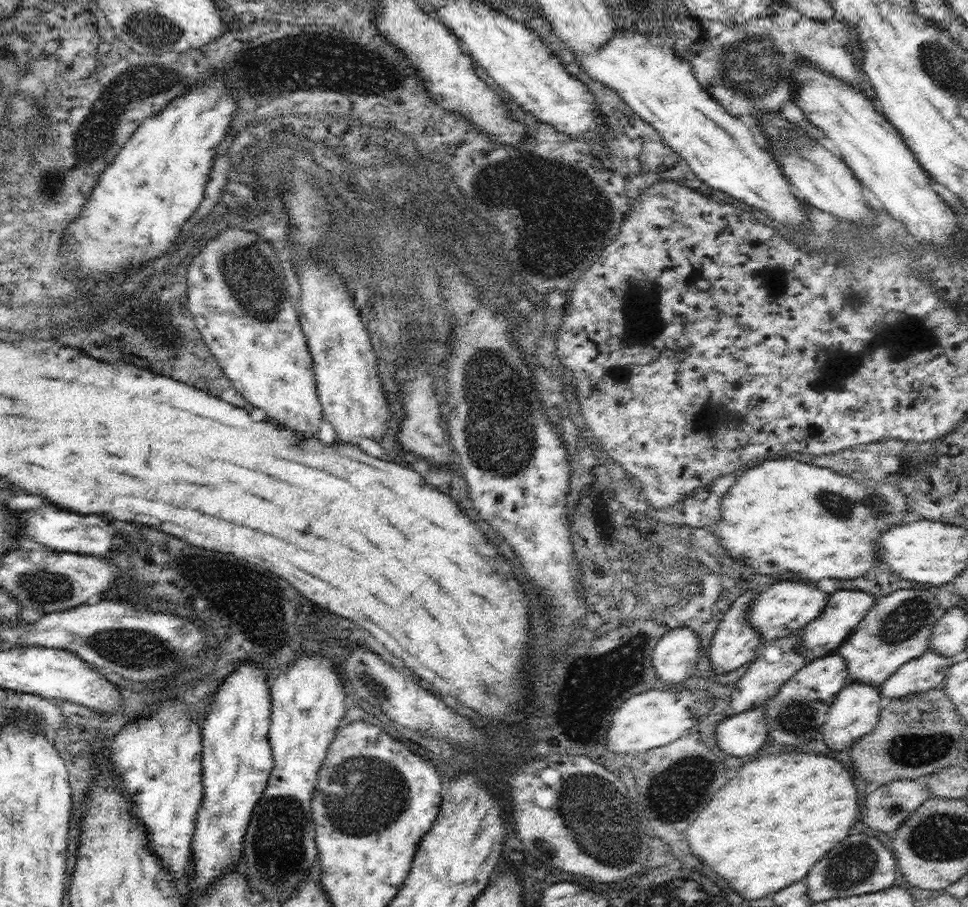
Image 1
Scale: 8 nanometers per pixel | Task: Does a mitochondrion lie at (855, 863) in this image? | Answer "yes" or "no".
yes

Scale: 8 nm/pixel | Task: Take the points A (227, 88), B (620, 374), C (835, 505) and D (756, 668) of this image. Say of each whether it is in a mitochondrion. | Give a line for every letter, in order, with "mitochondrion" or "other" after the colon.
A: other
B: other
C: mitochondrion
D: other

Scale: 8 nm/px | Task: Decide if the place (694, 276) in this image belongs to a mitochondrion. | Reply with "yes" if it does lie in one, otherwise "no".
no

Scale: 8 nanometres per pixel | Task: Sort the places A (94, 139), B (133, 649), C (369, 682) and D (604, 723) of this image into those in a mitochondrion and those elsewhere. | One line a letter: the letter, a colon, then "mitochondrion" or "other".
A: mitochondrion
B: mitochondrion
C: mitochondrion
D: other

